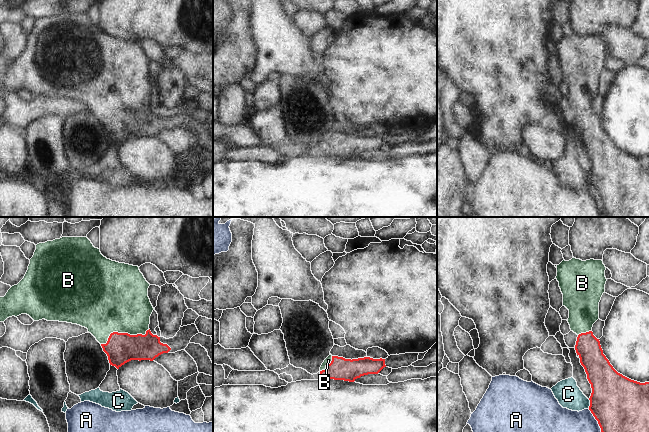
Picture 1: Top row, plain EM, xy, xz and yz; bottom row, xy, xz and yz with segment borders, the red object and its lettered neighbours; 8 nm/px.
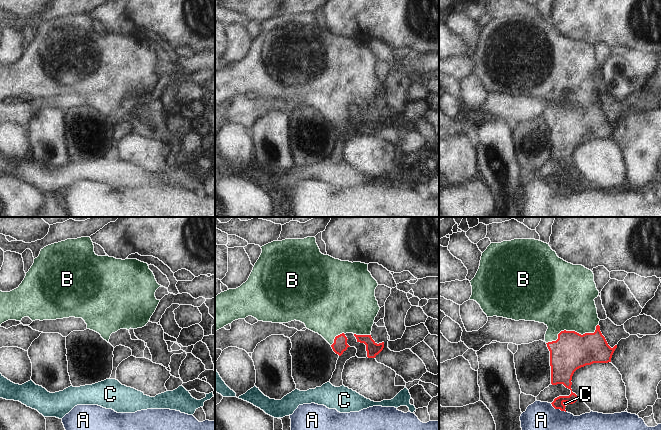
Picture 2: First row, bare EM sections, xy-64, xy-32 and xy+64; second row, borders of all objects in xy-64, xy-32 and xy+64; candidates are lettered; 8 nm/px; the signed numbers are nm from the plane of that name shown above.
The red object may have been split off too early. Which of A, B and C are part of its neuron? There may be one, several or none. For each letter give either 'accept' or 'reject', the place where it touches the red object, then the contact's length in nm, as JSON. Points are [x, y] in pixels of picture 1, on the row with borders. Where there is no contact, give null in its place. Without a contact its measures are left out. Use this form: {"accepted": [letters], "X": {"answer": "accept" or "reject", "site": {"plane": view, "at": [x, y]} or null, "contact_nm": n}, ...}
{"accepted": ["B"], "A": {"answer": "reject", "site": {"plane": "yz", "at": [596, 419]}, "contact_nm": 220}, "B": {"answer": "accept", "site": {"plane": "xy", "at": [123, 333]}, "contact_nm": 420}, "C": {"answer": "reject", "site": {"plane": "yz", "at": [590, 404]}, "contact_nm": 80}}

